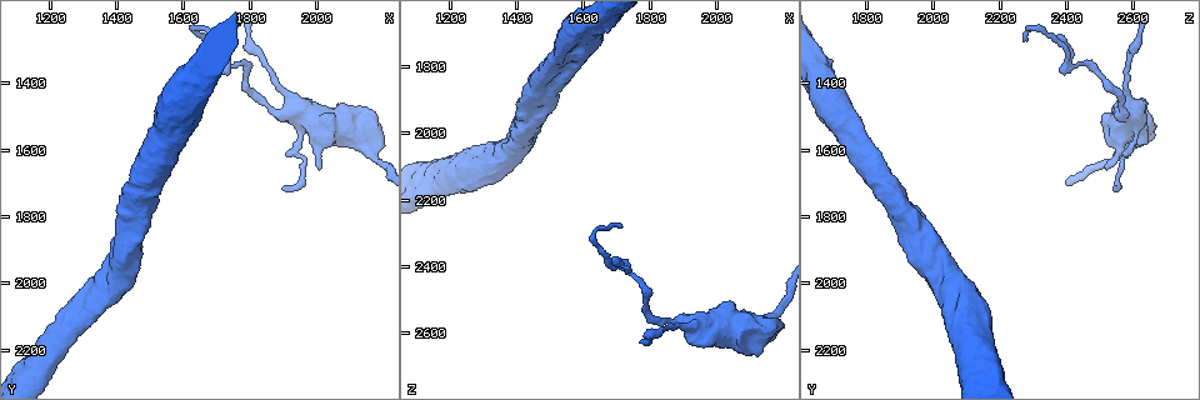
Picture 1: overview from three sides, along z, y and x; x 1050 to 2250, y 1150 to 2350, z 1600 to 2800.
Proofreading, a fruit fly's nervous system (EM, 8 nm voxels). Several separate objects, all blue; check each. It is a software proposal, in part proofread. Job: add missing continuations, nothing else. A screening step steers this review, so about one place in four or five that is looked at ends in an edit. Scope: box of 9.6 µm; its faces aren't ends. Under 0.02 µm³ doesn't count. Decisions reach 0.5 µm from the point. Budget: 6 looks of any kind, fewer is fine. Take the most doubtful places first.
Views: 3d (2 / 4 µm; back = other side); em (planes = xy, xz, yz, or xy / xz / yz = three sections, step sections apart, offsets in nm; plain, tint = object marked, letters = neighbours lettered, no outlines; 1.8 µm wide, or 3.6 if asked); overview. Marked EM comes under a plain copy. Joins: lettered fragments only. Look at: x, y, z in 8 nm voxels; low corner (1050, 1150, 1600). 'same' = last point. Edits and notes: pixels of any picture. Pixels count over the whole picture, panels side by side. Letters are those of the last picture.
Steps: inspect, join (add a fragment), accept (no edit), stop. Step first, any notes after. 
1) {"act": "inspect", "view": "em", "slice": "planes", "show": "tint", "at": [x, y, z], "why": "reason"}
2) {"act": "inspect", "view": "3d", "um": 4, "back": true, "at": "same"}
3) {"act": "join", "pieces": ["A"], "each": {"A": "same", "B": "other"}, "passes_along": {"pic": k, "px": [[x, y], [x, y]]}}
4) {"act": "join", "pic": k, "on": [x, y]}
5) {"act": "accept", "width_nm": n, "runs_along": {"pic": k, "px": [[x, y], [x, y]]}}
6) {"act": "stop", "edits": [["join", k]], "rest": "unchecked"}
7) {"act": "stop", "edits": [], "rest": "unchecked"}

{"act": "inspect", "view": "3d", "um": 2, "at": [1890, 1710, 2550], "why": "an open end"}

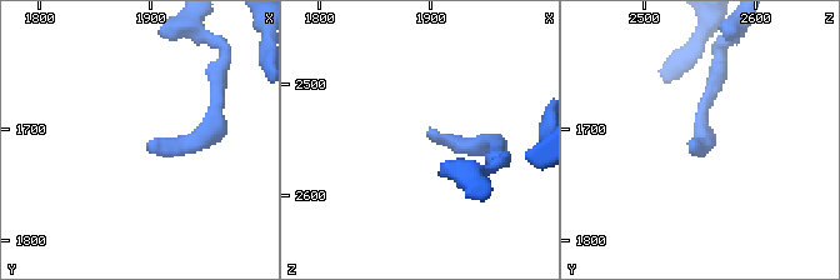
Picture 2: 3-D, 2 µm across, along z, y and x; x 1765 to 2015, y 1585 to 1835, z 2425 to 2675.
{"act": "inspect", "view": "em", "um": 3.6, "slice": "planes", "show": "letters", "at": [1902, 1710, 2538], "why": "need the tissue"}

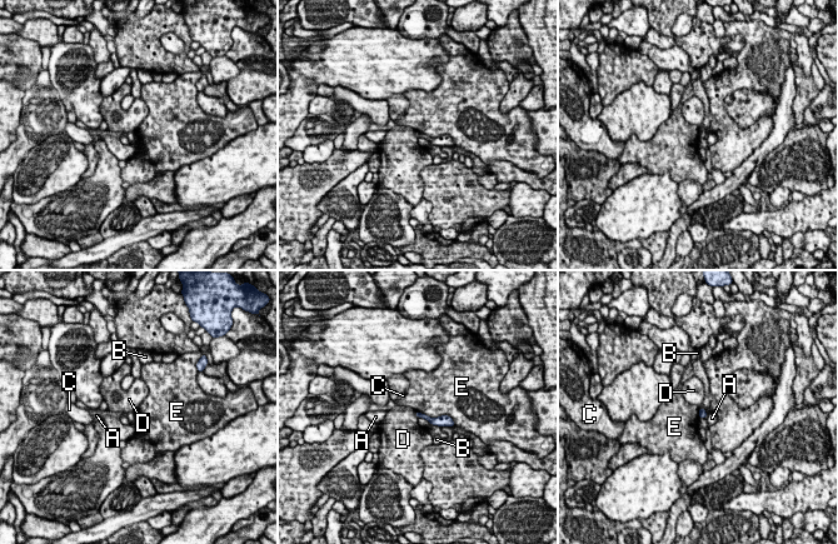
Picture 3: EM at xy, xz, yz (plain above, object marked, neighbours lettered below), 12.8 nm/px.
{"act": "accept", "longest_contact_nm": ["E", 550], "each": {"A": "other", "B": "other", "C": "other", "D": "other", "E": "other"}, "border": {"pic": 3, "px": [[417, 410], [448, 415], [454, 425]]}, "found": "no lettered fragment goes on from it"}

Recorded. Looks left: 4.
{"act": "inspect", "view": "3d", "um": 4, "at": [1750, 1340, 2420], "why": "a narrow waist"}

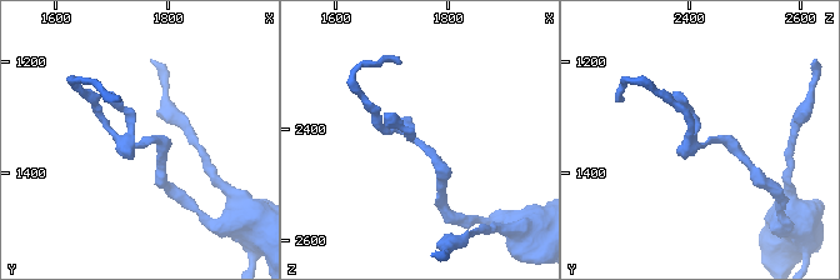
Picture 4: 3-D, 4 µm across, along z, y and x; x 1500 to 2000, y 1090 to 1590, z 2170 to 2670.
{"act": "inspect", "view": "em", "slice": "planes", "show": "letters", "at": [1750, 1345, 2430], "why": "need the tissue"}

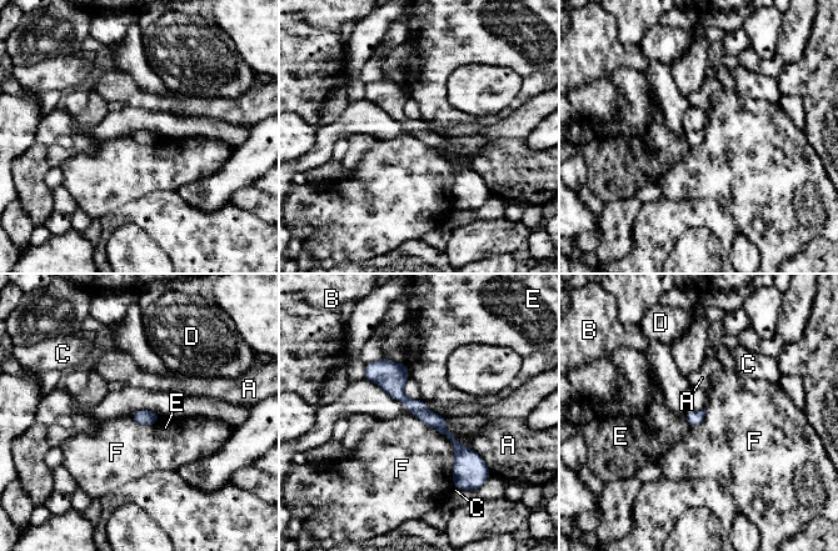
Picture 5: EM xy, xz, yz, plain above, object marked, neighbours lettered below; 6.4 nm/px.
{"act": "accept", "each": {"A": "other", "B": "other", "C": "other", "D": "other", "E": "other", "F": "other"}, "border": {"pic": 5, "px": [[410, 412], [452, 442], [454, 485]]}, "found": "no lettered fragment goes on from it"}

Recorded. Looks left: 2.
{"act": "stop", "edits": [], "rest": "unchecked"}

